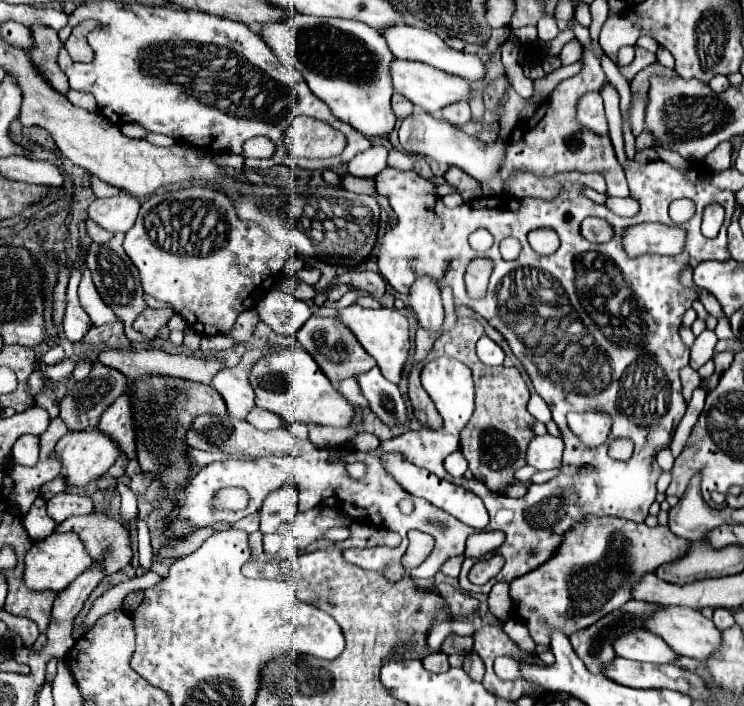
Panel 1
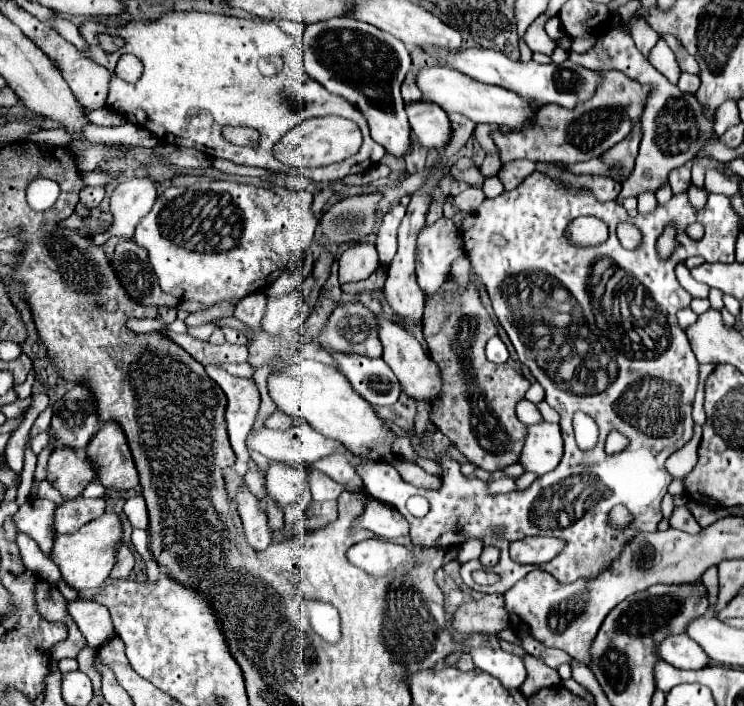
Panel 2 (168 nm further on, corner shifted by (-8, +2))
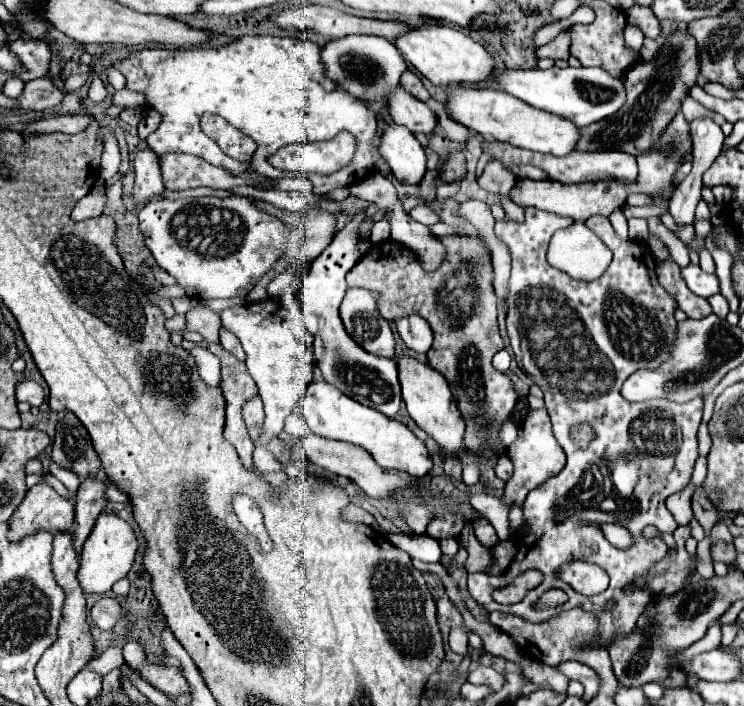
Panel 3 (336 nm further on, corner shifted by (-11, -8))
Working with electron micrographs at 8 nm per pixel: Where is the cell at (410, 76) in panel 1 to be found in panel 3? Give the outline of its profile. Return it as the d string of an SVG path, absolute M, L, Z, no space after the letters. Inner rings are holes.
M468 85L452 87L446 97L446 113L450 115L450 119L480 133L486 141L504 141L514 147L538 153L568 155L578 139L578 127L568 119L546 111L538 111L504 91L488 87L468 87Z

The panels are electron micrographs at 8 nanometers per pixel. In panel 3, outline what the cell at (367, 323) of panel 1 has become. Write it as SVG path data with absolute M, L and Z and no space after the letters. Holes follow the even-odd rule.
M404 355L402 359L396 359L398 363L398 379L402 385L402 397L406 403L406 409L410 413L410 417L416 421L416 425L420 429L424 429L446 453L450 455L458 455L464 449L464 421L458 413L456 401L452 399L452 391L448 387L448 381L444 379L444 375L440 375L436 369L428 367L428 363L420 363L418 359L412 359L408 355Z

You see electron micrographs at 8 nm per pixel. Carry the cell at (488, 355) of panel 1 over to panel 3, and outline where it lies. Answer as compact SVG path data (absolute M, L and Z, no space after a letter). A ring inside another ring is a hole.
M498 351L496 355L494 355L494 359L492 359L492 365L498 369L498 371L508 371L508 367L510 367L510 355L508 355L508 351Z

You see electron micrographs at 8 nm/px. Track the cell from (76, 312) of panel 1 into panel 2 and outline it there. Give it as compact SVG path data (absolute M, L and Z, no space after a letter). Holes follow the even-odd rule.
M127 179L119 183L111 195L111 213L113 213L113 227L105 233L91 236L95 245L103 245L110 237L125 237L133 239L137 223L145 213L153 207L157 197L155 181L143 179Z

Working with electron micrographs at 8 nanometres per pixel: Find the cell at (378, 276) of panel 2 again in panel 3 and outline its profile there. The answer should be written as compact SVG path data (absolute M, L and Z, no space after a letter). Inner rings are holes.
M474 233L446 237L448 257L434 273L426 273L414 253L404 245L392 239L378 245L374 245L346 275L348 287L372 289L378 295L378 311L388 321L402 317L402 313L424 315L434 331L434 343L426 353L428 363L444 377L450 377L454 401L466 423L466 449L472 455L486 459L490 467L496 467L504 449L494 451L492 447L500 443L500 427L512 417L520 393L508 375L492 367L492 357L504 349L504 343L496 323L490 255L482 237Z

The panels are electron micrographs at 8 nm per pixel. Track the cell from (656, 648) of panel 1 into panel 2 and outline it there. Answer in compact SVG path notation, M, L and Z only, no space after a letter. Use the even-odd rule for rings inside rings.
M687 633L669 635L657 651L663 657L663 661L675 665L677 669L703 669L711 663L705 651Z

